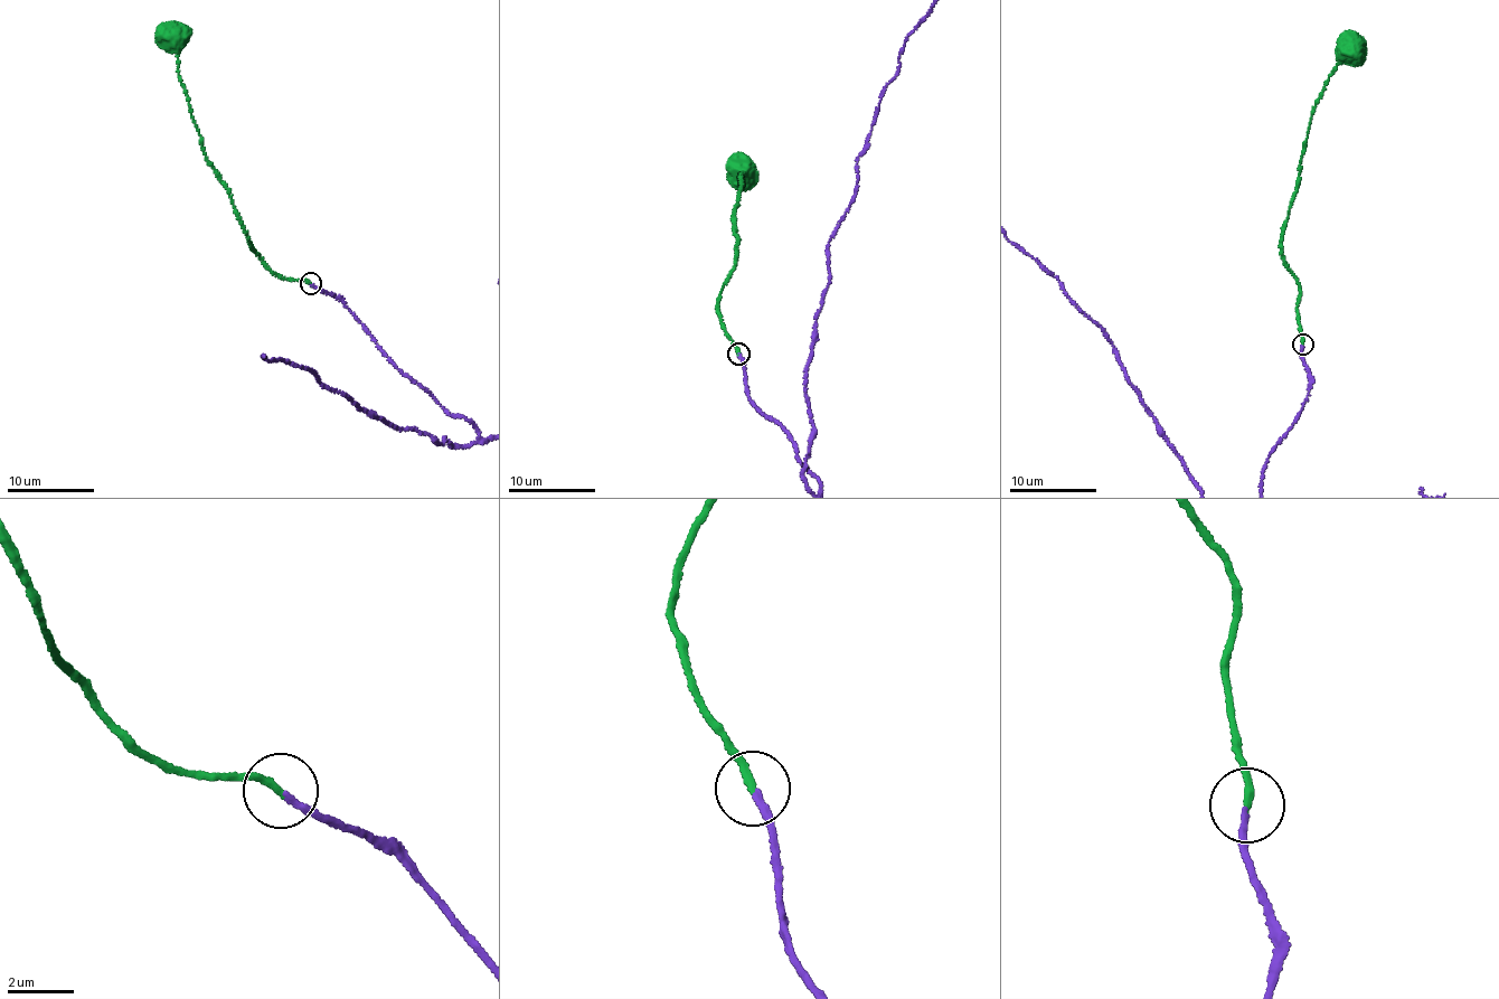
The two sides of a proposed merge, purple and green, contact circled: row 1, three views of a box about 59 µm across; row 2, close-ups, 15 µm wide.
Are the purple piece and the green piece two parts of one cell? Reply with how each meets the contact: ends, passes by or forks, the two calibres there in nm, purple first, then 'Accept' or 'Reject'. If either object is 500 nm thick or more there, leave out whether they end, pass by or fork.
At the ring purple ends. At the ring green ends. Thickness 190 nm (purple) against 240 nm. Accept

